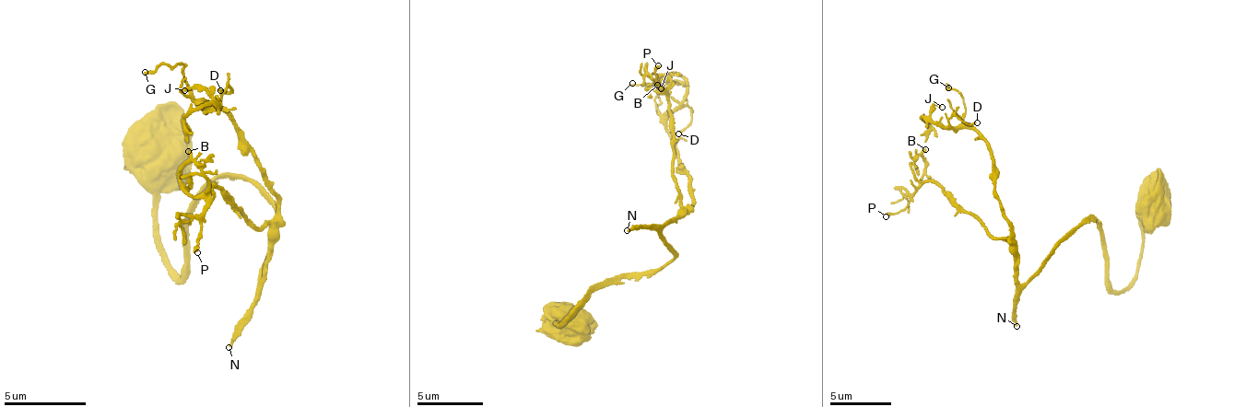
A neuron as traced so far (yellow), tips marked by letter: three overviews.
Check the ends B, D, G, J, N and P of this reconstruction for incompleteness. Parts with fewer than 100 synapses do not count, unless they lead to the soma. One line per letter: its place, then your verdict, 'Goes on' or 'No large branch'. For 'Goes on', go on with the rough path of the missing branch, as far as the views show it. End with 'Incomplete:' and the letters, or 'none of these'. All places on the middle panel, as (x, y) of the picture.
B: Place: (657, 85). No large branch
D: Place: (678, 133). No large branch
G: Place: (632, 83). No large branch
J: Place: (661, 88). No large branch
N: Place: (627, 230). Goes on
P: Place: (658, 65). No large branch
Incomplete: N

